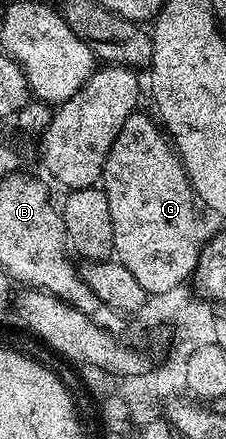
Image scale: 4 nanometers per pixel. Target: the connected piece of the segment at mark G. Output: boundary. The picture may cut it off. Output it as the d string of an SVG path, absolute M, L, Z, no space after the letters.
M137 111L126 119L126 123L122 123L122 131L118 131L118 139L114 139L114 143L110 147L110 155L104 164L104 175L102 178L102 188L106 199L110 203L110 223L114 223L115 260L124 265L126 271L130 271L130 275L134 275L134 279L138 279L138 283L142 283L142 287L148 294L161 290L169 290L172 287L185 284L189 272L195 270L202 246L202 238L200 239L200 217L196 214L196 209L198 210L196 192L192 189L188 172L184 169L184 163L180 159L179 152L174 148L173 142L166 136L165 130L158 124L157 118L155 116L152 117L147 117L143 111Z

